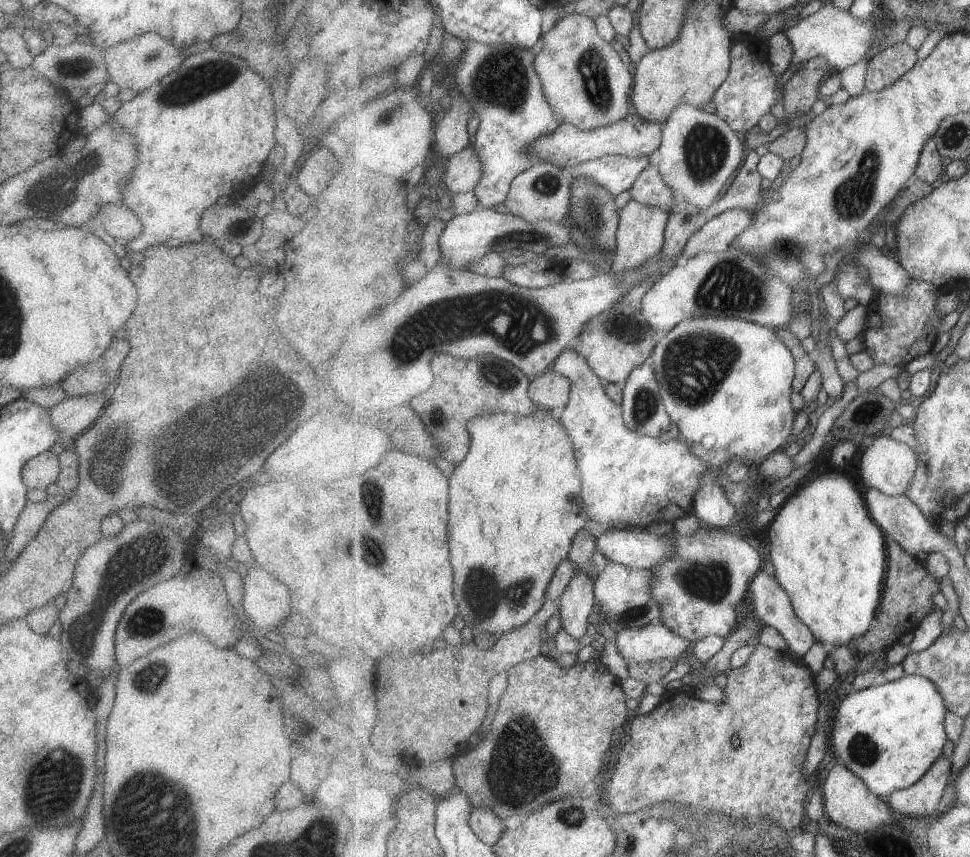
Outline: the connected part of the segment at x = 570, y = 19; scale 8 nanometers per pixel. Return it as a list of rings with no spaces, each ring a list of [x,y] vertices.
[[[571,12],[542,34],[542,42],[535,66],[542,80],[544,93],[561,122],[567,121],[589,130],[615,124],[619,119],[629,116],[633,111],[632,90],[636,78],[619,56],[619,52],[599,36],[599,30],[591,16]]]

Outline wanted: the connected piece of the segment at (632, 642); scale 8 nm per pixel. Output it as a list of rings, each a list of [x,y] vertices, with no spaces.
[[[659,620],[636,631],[618,630],[615,644],[625,662],[647,664],[667,658],[677,659],[689,650],[691,641],[680,637]]]

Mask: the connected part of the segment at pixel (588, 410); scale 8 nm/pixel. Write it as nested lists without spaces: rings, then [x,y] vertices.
[[[571,347],[556,358],[551,368],[568,376],[572,382],[570,401],[559,415],[574,442],[574,451],[583,481],[582,497],[591,520],[606,527],[638,529],[653,522],[674,522],[677,518],[692,514],[694,498],[702,483],[702,476],[710,471],[711,465],[694,454],[687,442],[679,442],[673,437],[661,442],[659,437],[642,435],[636,430],[627,428],[622,405],[617,404],[607,394],[605,382],[595,374],[588,360],[582,354],[573,351]]]

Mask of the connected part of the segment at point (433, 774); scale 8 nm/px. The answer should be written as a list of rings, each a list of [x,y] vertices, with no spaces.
[[[451,758],[421,768],[421,770],[419,770],[419,780],[421,780],[423,786],[431,788],[430,790],[435,792],[439,800],[457,789],[455,786],[455,774],[453,774],[453,762],[451,762]]]

